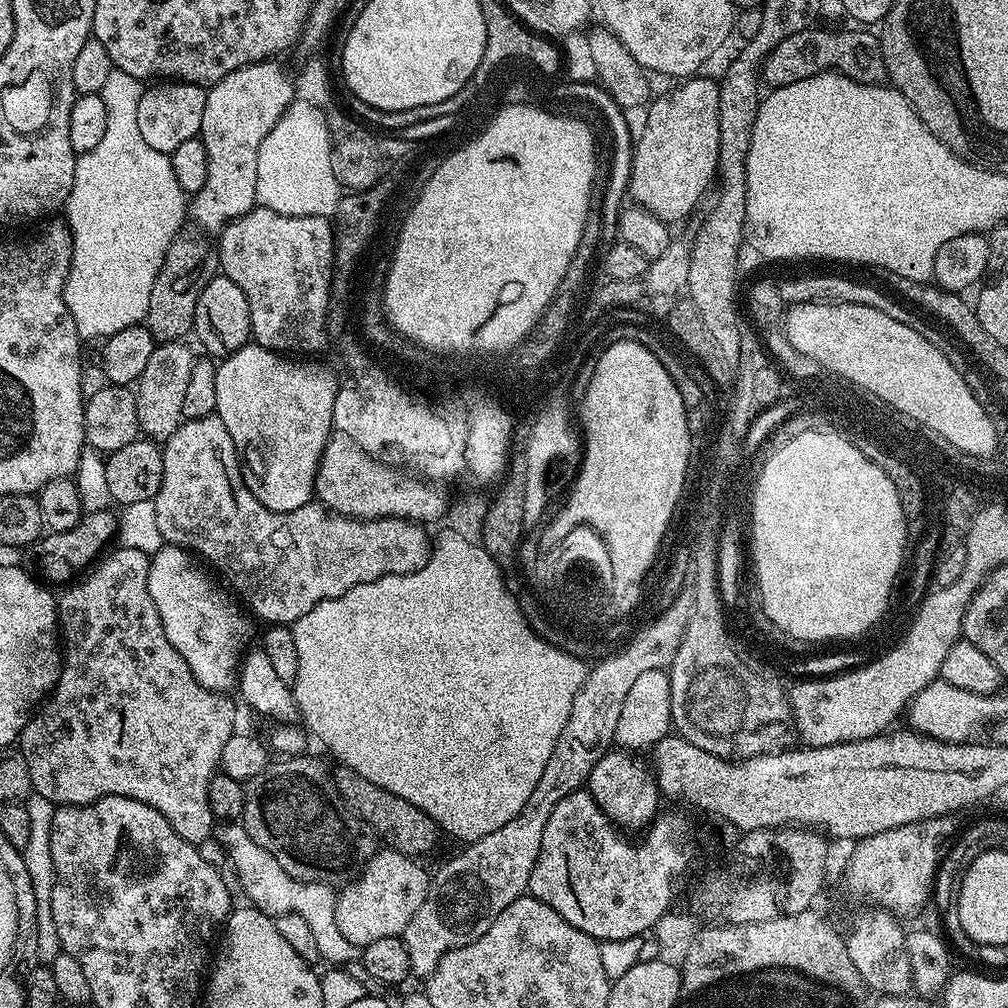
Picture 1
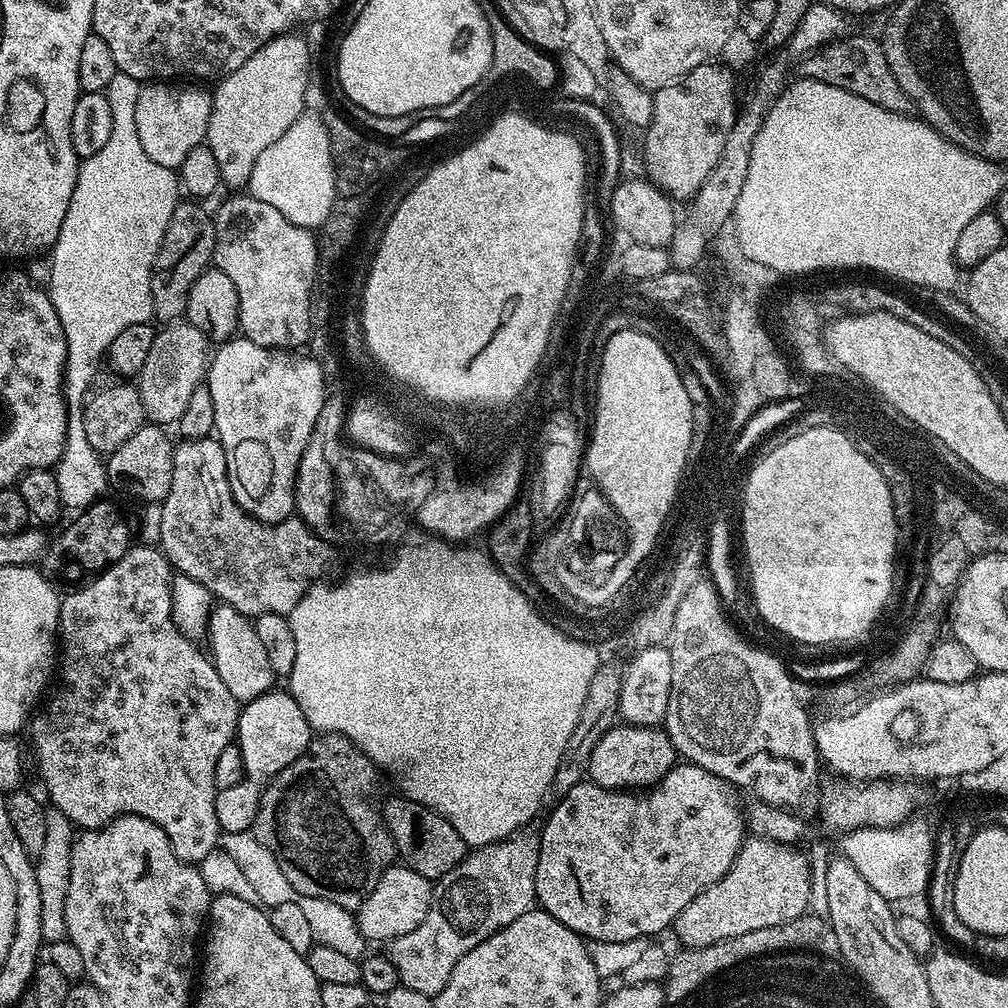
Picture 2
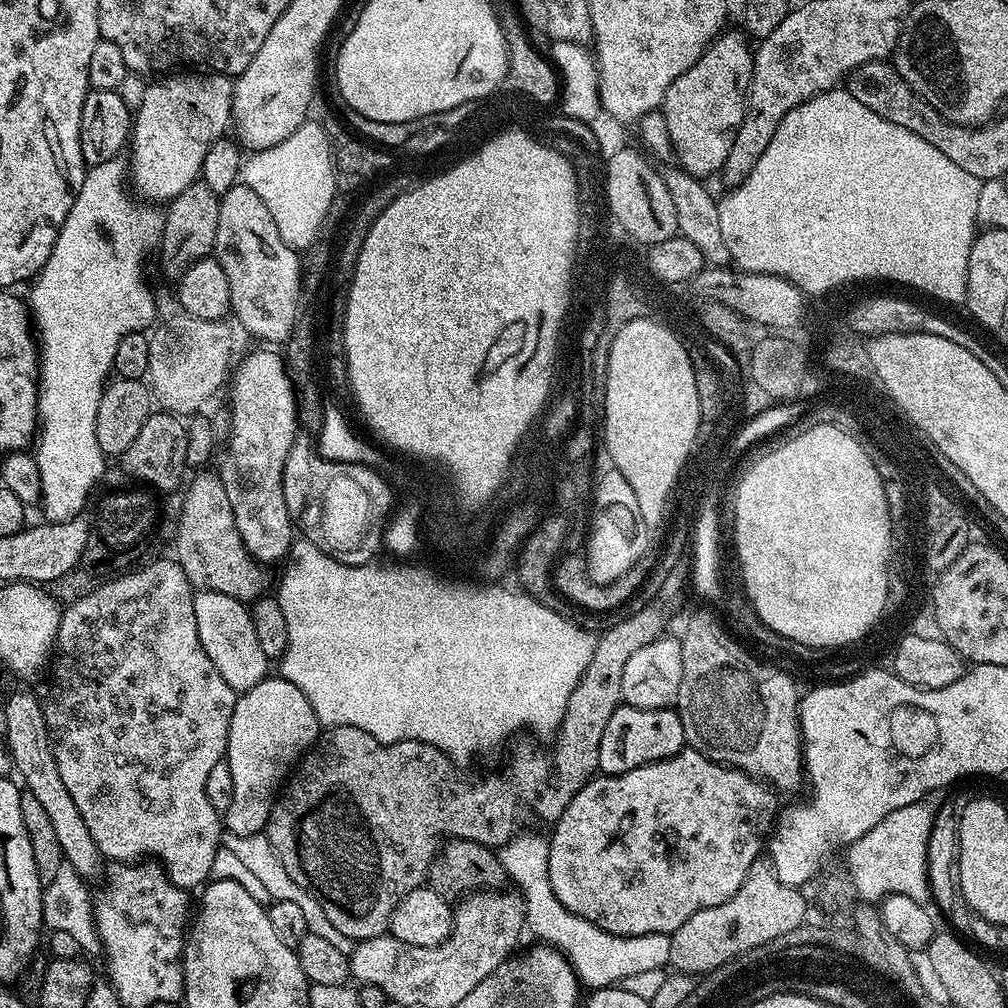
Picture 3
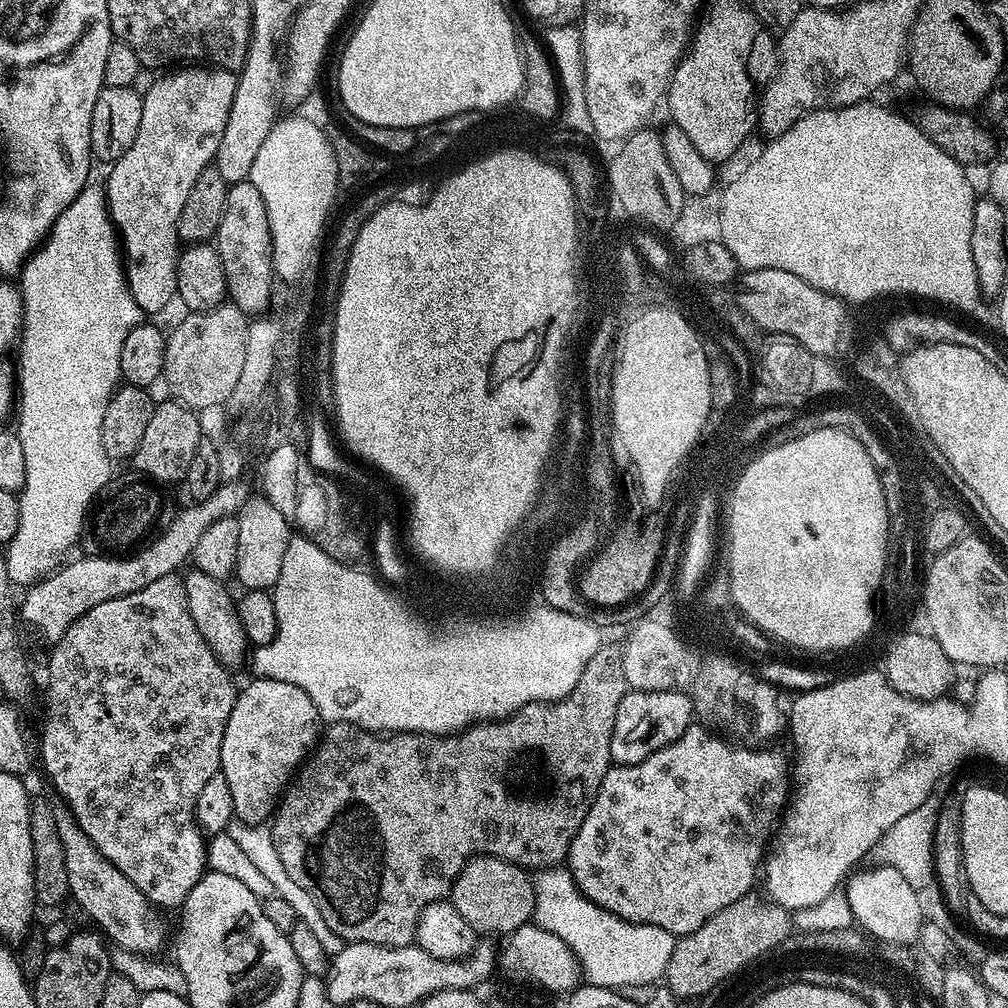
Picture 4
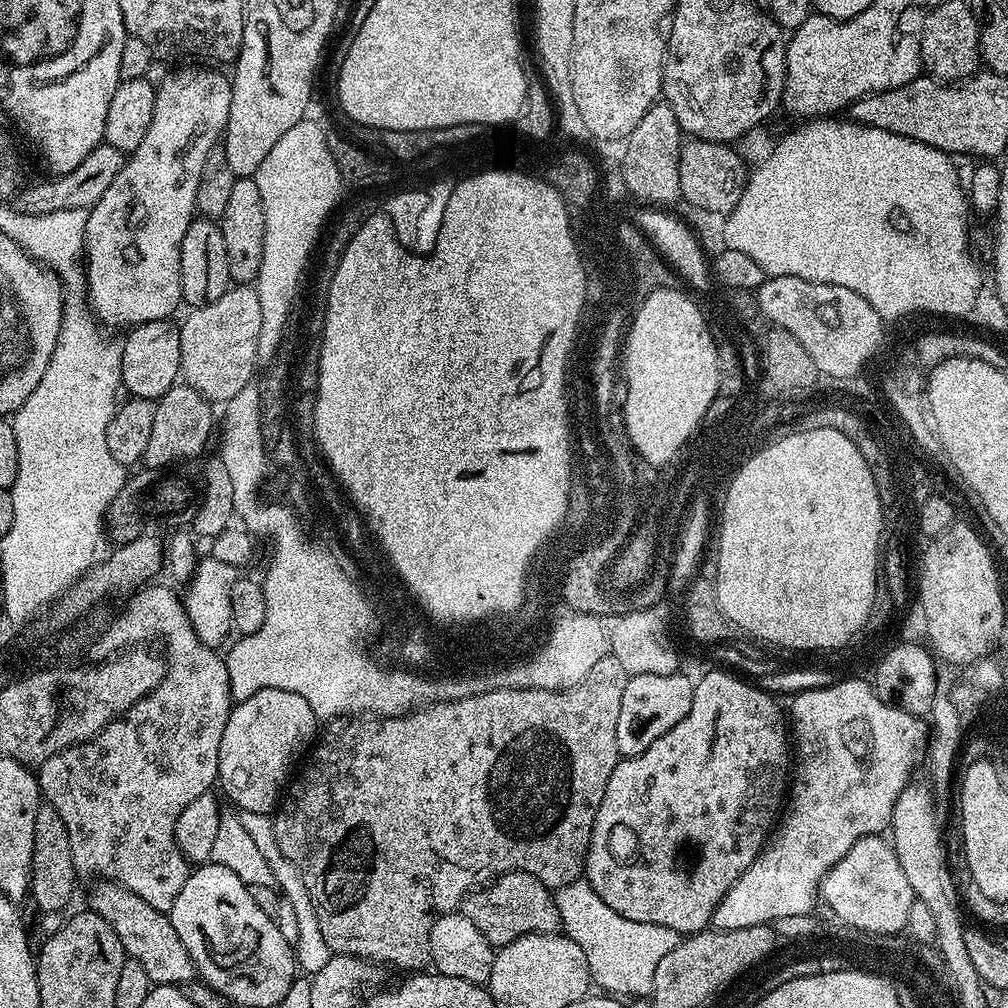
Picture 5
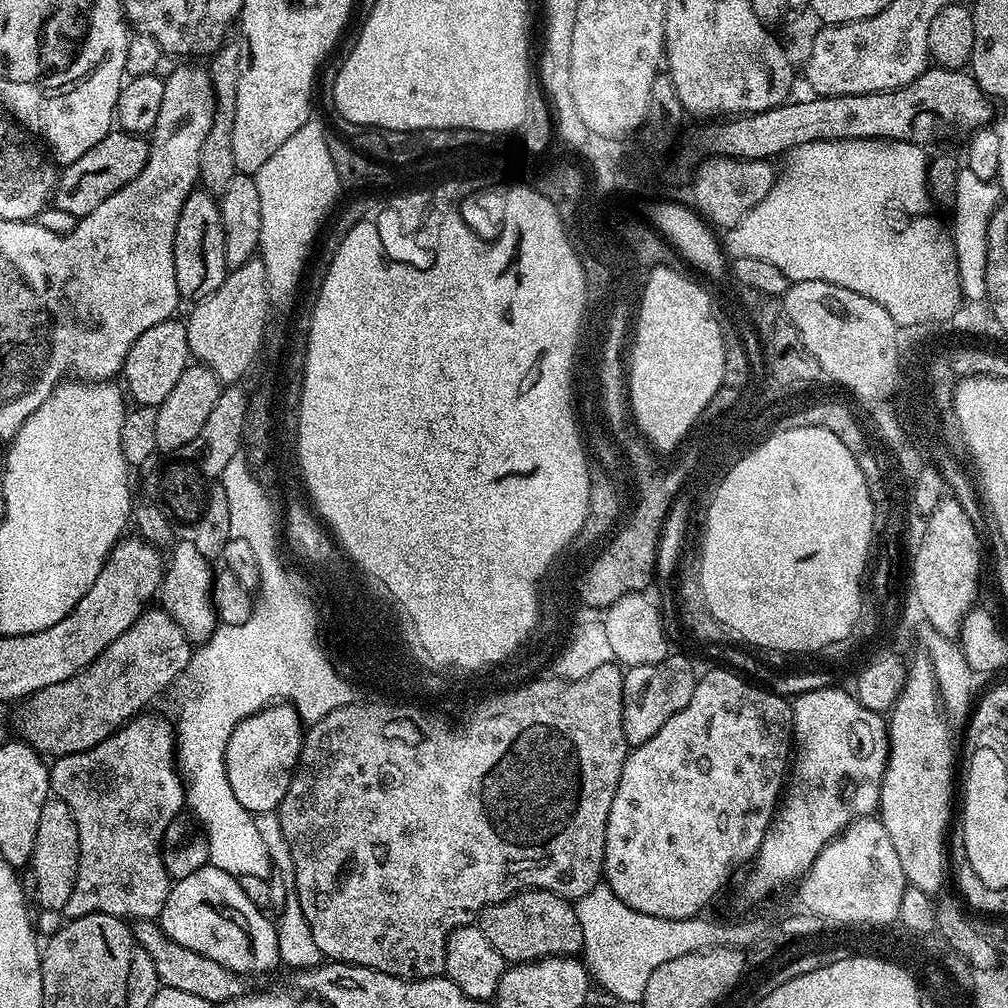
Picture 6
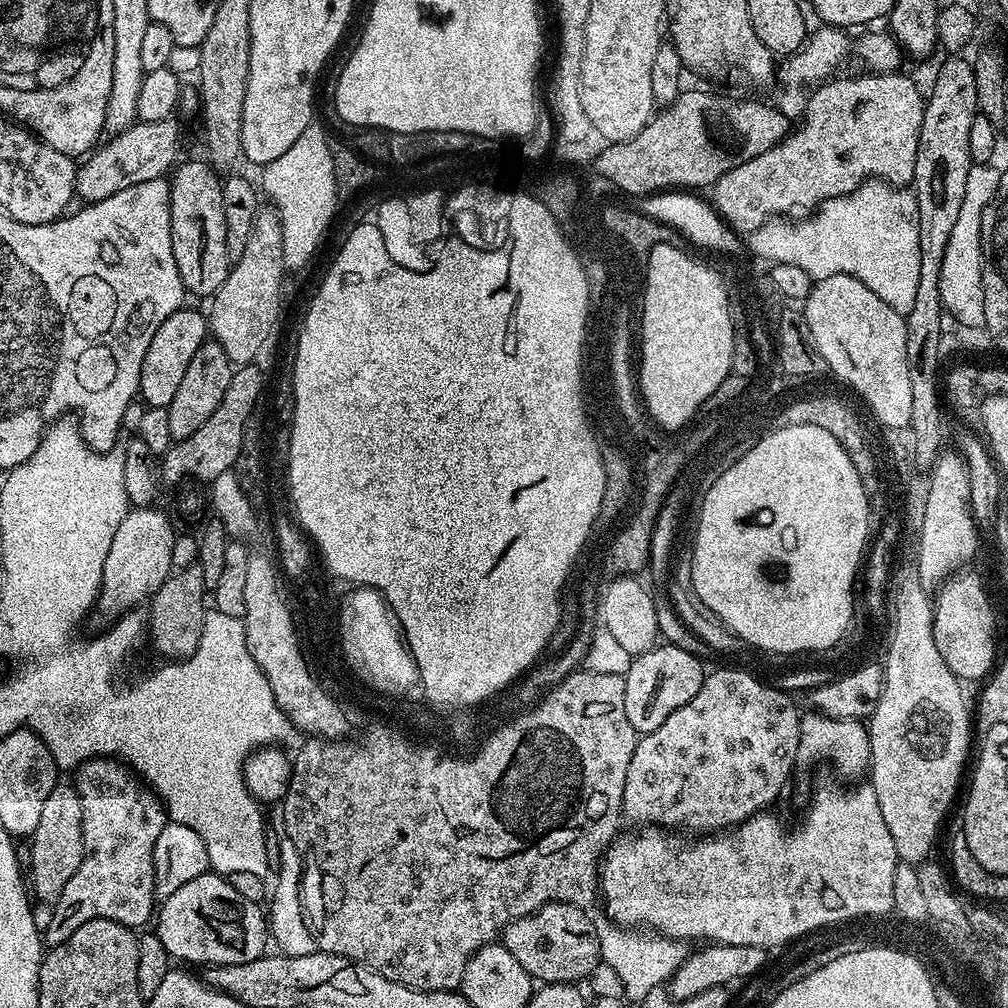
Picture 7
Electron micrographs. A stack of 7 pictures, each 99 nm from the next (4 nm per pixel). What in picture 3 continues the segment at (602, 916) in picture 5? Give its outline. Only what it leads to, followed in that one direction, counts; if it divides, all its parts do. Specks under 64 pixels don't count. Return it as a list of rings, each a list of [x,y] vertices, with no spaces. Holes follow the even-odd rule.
[[[531,832],[521,833],[516,839],[512,840],[508,845],[497,849],[499,862],[503,866],[505,875],[512,881],[520,895],[524,899],[525,925],[539,941],[559,948],[572,963],[576,974],[580,977],[583,985],[590,985],[590,988],[606,988],[615,987],[623,983],[626,978],[632,978],[646,972],[652,972],[660,969],[670,962],[670,940],[669,935],[648,935],[648,936],[618,936],[612,935],[608,931],[601,930],[600,927],[594,926],[592,922],[588,922],[582,917],[566,910],[562,902],[558,900],[558,896],[554,894],[553,886],[549,876],[549,846],[547,837],[530,834]]]

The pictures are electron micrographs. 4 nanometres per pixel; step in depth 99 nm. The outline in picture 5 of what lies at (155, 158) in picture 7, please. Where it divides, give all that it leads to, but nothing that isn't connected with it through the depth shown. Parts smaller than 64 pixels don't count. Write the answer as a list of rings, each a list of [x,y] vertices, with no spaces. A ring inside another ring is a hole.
[[[102,142],[90,154],[86,154],[86,158],[82,158],[82,163],[74,166],[74,170],[61,176],[53,175],[48,178],[52,180],[44,180],[41,184],[32,184],[29,188],[21,187],[10,201],[12,208],[31,216],[54,214],[54,210],[76,210],[78,208],[91,210],[100,201],[102,194],[106,194],[106,190],[110,190],[114,178],[118,178],[125,159],[125,153]]]

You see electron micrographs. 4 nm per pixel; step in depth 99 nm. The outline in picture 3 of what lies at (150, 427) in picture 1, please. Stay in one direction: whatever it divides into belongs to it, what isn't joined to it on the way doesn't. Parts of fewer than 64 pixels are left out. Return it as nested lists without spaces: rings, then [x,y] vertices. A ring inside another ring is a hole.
[[[179,315],[169,324],[161,323],[151,333],[150,366],[146,380],[152,389],[155,403],[163,411],[174,412],[181,418],[188,418],[196,414],[191,412],[198,411],[223,386],[224,379],[229,379],[234,368],[232,332],[224,320]]]

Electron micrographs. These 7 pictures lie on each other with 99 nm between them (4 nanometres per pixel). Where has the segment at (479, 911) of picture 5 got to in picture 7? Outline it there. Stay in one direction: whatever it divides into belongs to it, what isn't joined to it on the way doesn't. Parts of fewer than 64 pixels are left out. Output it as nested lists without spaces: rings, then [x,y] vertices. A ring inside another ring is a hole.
[[[561,900],[542,906],[536,912],[526,914],[514,922],[510,922],[502,933],[502,943],[514,959],[526,970],[526,974],[532,977],[533,981],[544,984],[573,984],[587,981],[589,974],[596,966],[601,964],[599,950],[599,938],[596,937],[596,930],[593,919],[588,918],[589,913],[583,908],[573,904],[564,904]]]

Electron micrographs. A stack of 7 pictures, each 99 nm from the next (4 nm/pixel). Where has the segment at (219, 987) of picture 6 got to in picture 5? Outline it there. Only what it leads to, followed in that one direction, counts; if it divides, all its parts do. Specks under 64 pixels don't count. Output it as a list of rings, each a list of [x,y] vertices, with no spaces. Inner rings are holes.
[[[111,882],[101,883],[101,888],[92,892],[91,911],[106,918],[107,924],[118,934],[118,942],[122,942],[125,957],[140,963],[146,969],[146,978],[150,978],[153,986],[157,984],[175,984],[183,986],[193,983],[197,979],[196,967],[186,950],[182,946],[182,938],[174,934],[174,926],[170,922],[168,913],[154,910],[150,902],[138,898],[134,890],[126,890]]]

